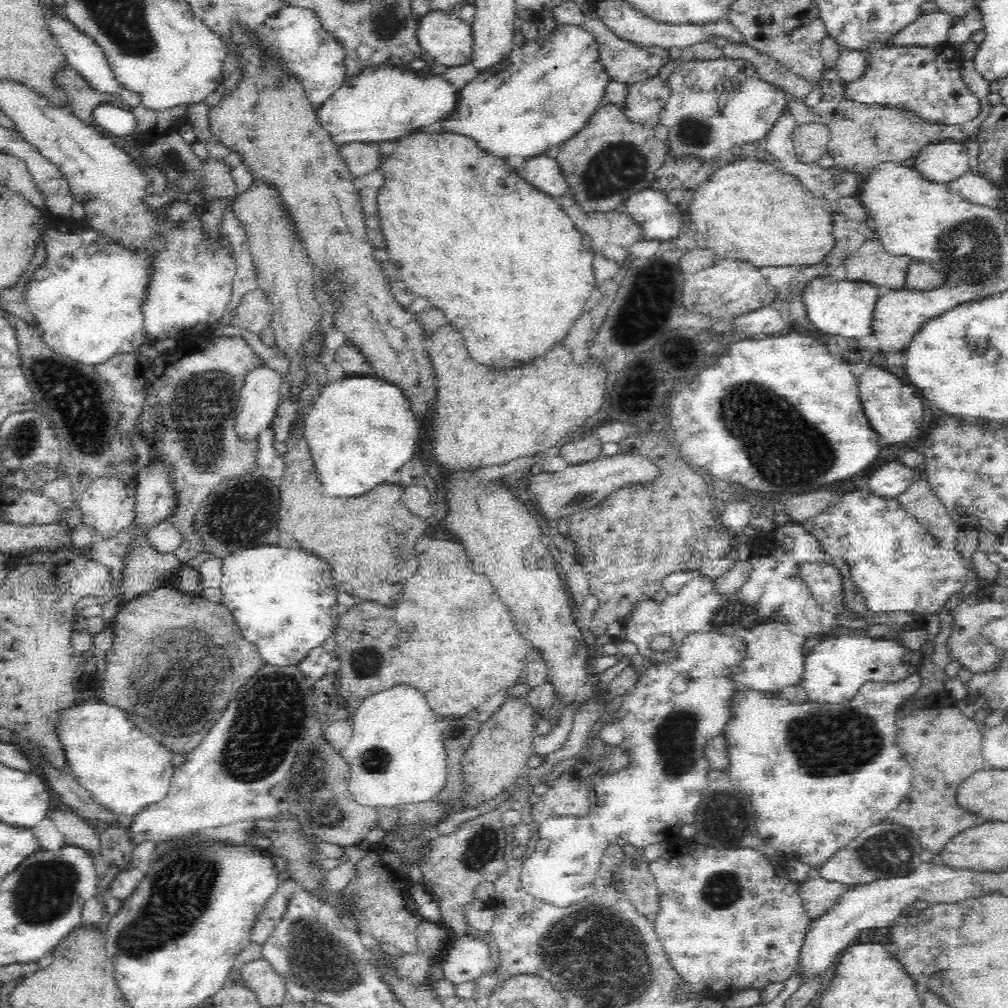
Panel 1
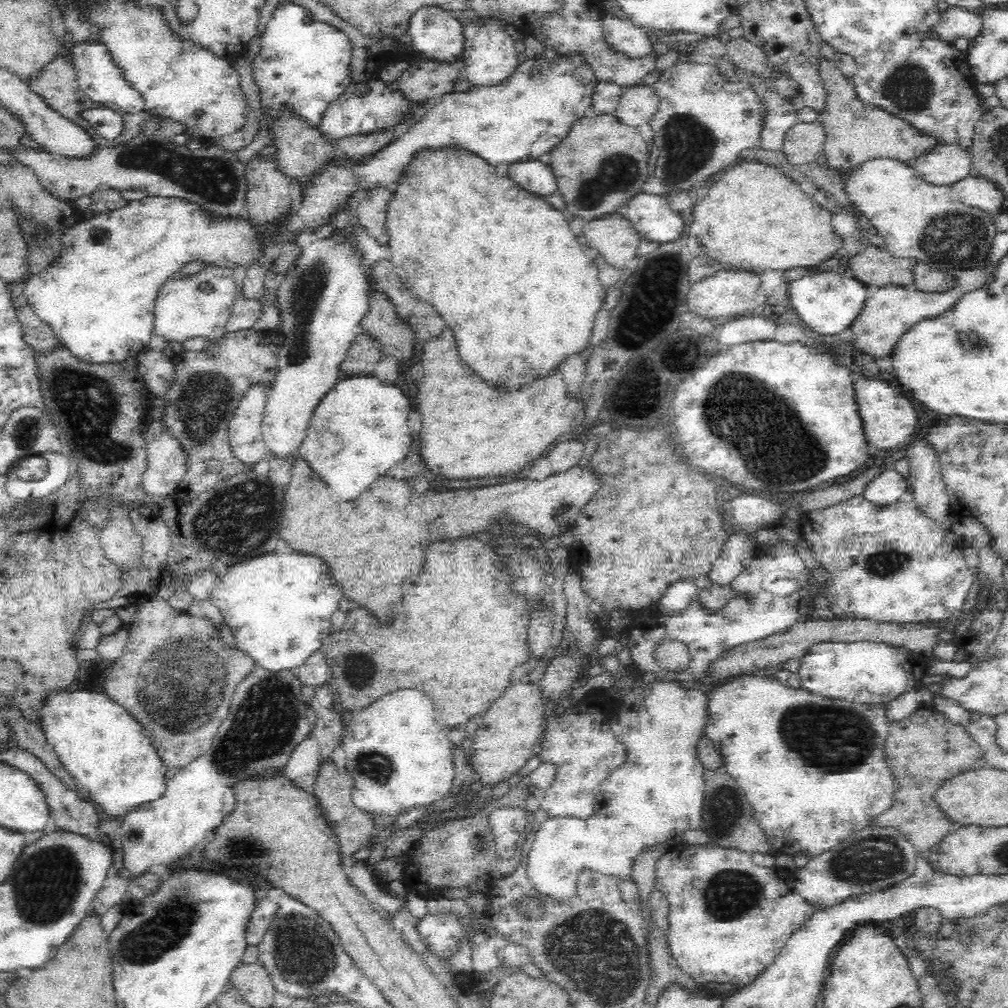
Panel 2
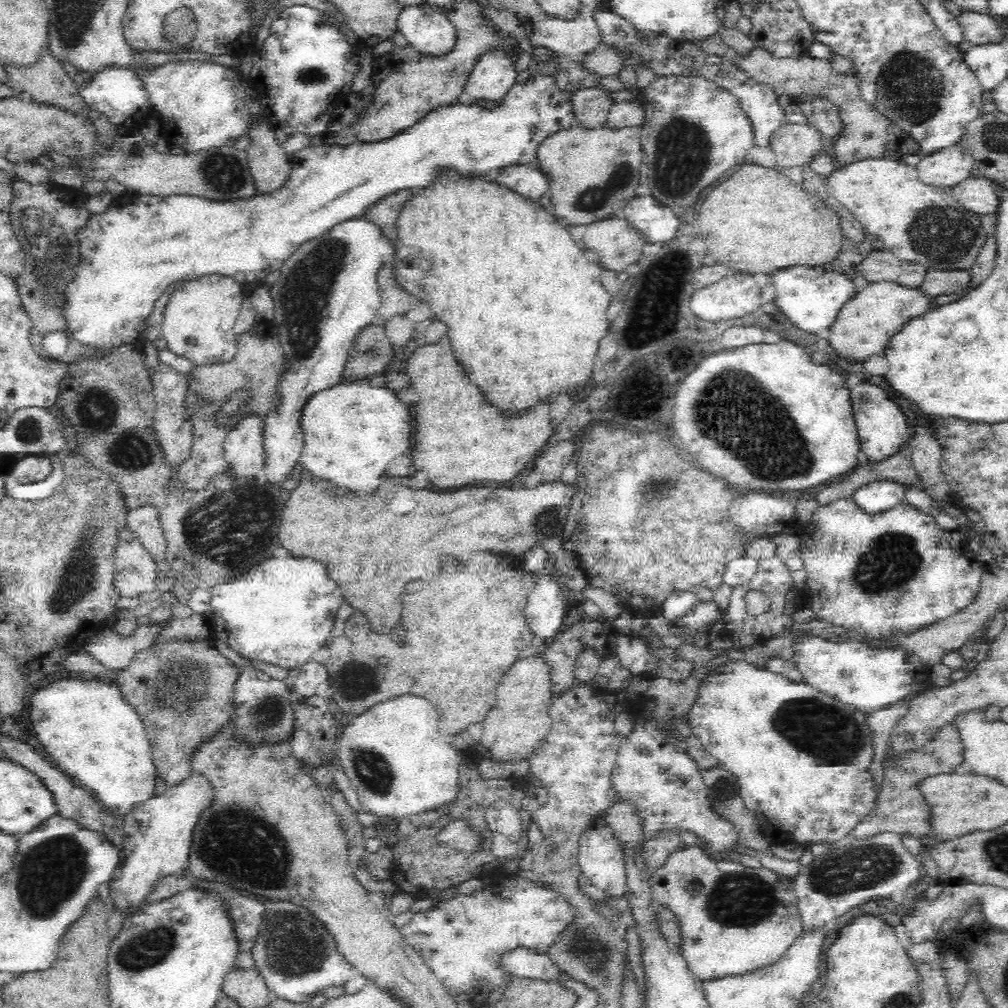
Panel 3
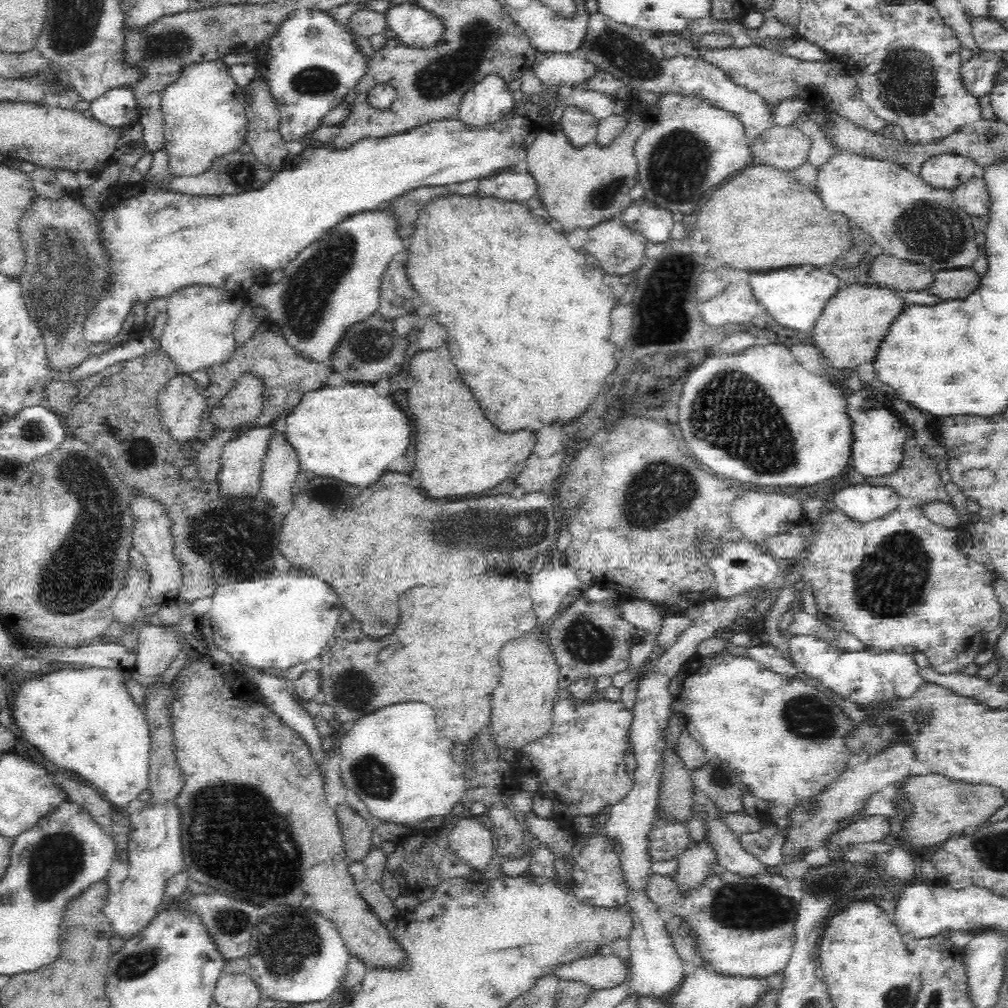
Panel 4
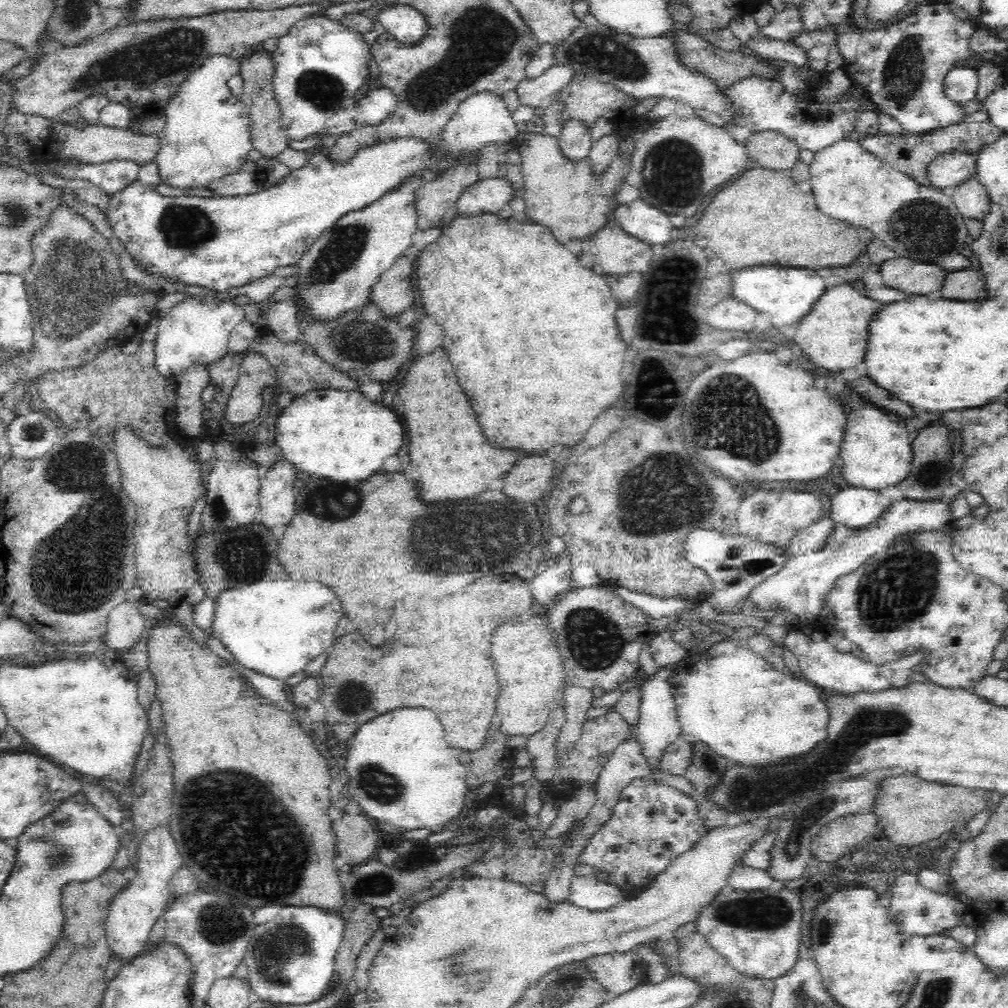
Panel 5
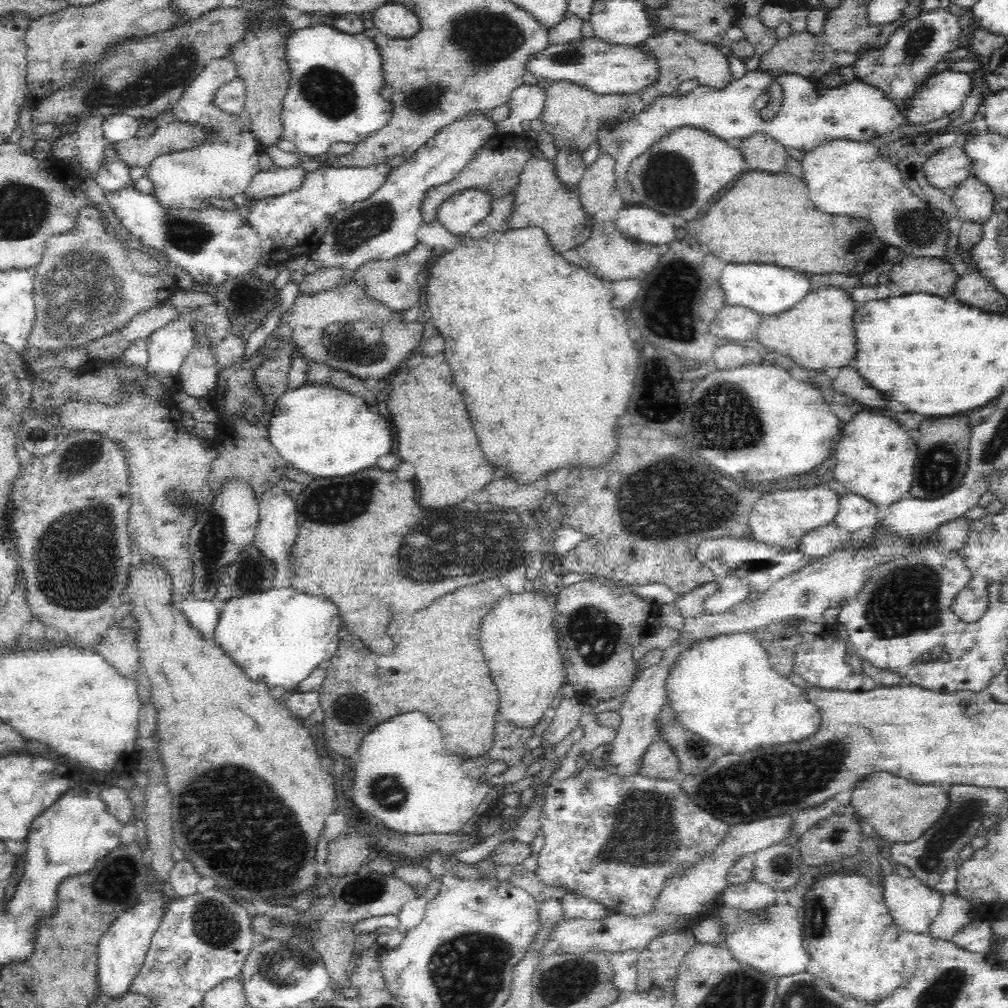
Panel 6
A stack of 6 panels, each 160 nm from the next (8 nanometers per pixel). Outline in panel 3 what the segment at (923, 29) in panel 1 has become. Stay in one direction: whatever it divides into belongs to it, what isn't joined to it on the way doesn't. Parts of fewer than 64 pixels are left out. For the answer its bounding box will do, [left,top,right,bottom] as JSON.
[954,9,1003,45]

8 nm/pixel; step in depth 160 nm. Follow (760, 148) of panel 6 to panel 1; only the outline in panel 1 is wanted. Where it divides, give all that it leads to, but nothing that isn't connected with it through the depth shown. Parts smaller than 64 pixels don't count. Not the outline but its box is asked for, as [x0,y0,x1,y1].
[793,123,830,163]

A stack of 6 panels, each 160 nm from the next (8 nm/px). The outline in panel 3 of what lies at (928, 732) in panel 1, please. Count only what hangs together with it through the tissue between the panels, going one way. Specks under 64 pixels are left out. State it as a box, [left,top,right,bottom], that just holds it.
[850,723,965,844]

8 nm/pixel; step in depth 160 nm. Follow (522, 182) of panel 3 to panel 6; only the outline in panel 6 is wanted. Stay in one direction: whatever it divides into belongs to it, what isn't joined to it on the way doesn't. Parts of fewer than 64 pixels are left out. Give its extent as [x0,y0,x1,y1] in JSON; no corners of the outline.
[437,189,493,236]

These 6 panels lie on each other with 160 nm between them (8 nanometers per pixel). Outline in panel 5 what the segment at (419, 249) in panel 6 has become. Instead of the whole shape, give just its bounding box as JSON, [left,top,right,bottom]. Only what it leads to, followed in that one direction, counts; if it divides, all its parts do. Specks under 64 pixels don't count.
[371,255,414,315]

